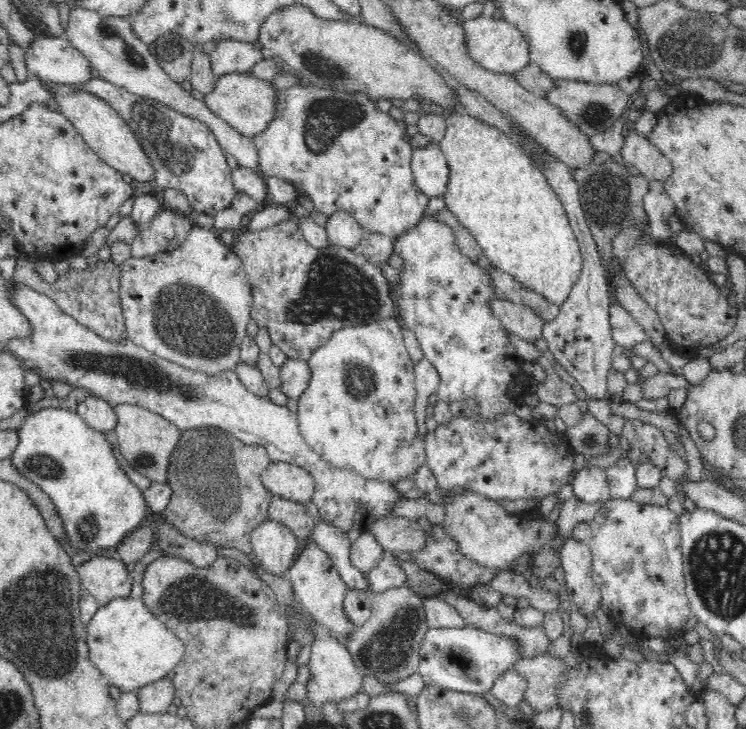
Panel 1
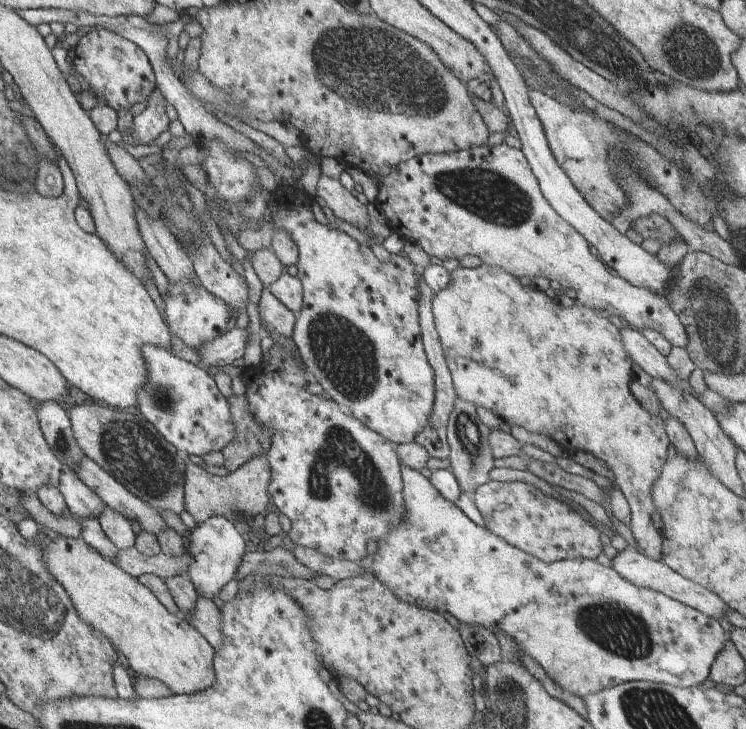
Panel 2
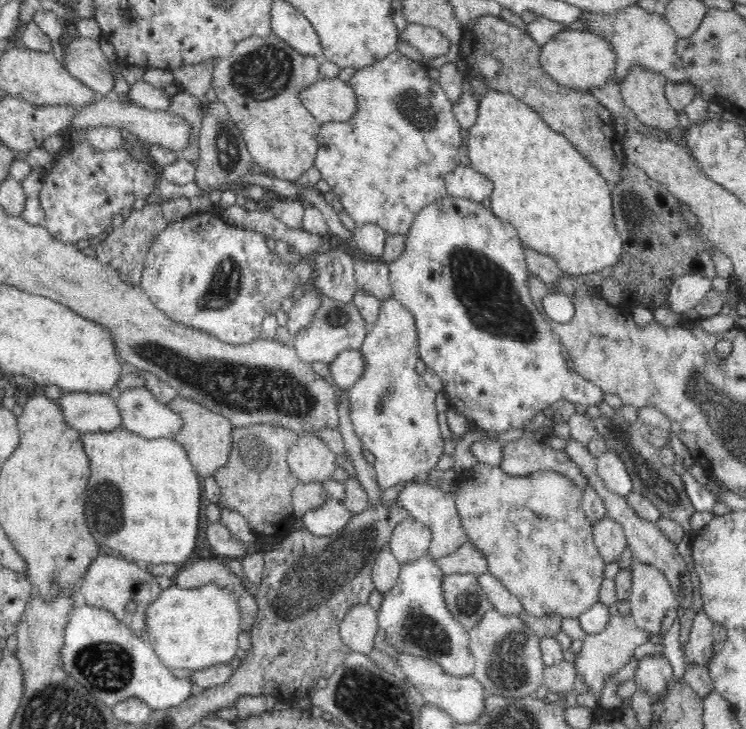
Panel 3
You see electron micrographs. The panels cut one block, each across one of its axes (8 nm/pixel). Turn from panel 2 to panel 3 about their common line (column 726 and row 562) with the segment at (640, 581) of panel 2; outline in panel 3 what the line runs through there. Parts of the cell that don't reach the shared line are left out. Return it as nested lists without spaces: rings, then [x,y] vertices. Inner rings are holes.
[[[607,516],[593,523],[593,538],[604,564],[618,561],[627,546],[622,526]]]

